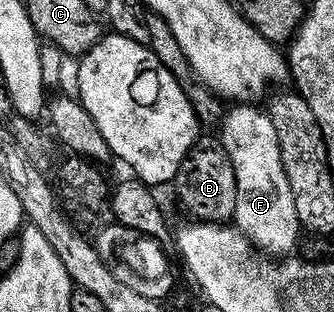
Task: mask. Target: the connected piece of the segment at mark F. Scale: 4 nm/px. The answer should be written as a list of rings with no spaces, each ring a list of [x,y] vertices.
[[[250,105],[231,106],[234,108],[229,108],[220,120],[220,138],[236,173],[236,213],[232,223],[259,252],[286,257],[299,246],[300,228],[292,189],[288,189],[288,177],[280,161],[278,131],[263,108],[261,111],[246,106]]]

